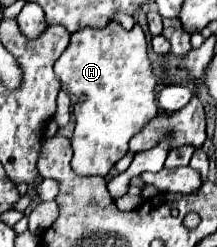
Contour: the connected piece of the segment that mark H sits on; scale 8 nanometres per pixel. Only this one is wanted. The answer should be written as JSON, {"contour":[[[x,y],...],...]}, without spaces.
{"contour":[[[109,23],[103,29],[81,29],[71,35],[69,47],[55,63],[55,75],[61,79],[61,89],[69,93],[75,113],[75,133],[73,133],[73,159],[71,167],[81,177],[99,175],[105,177],[113,169],[113,165],[129,151],[129,139],[145,127],[153,115],[159,113],[155,91],[157,77],[153,75],[151,63],[147,59],[147,41],[139,23],[133,25],[131,31],[125,31],[117,23]]]}

